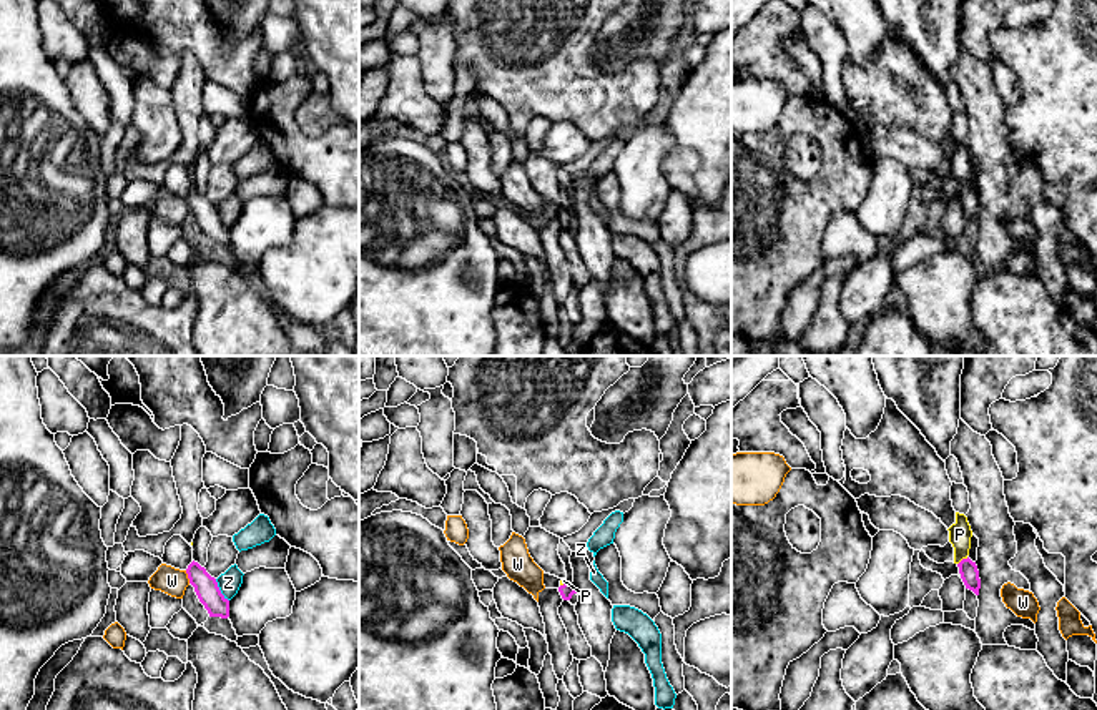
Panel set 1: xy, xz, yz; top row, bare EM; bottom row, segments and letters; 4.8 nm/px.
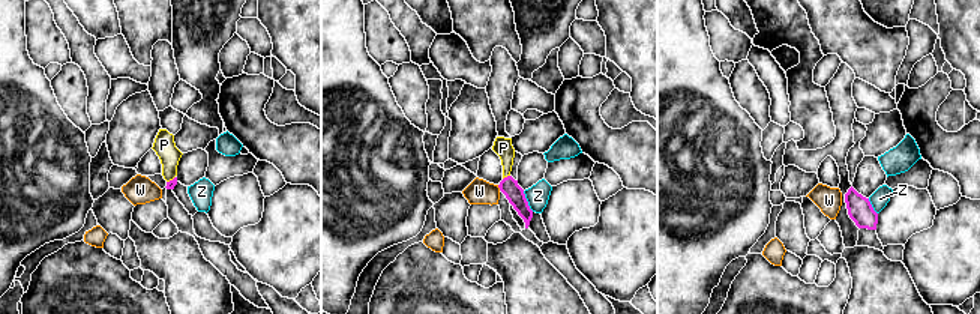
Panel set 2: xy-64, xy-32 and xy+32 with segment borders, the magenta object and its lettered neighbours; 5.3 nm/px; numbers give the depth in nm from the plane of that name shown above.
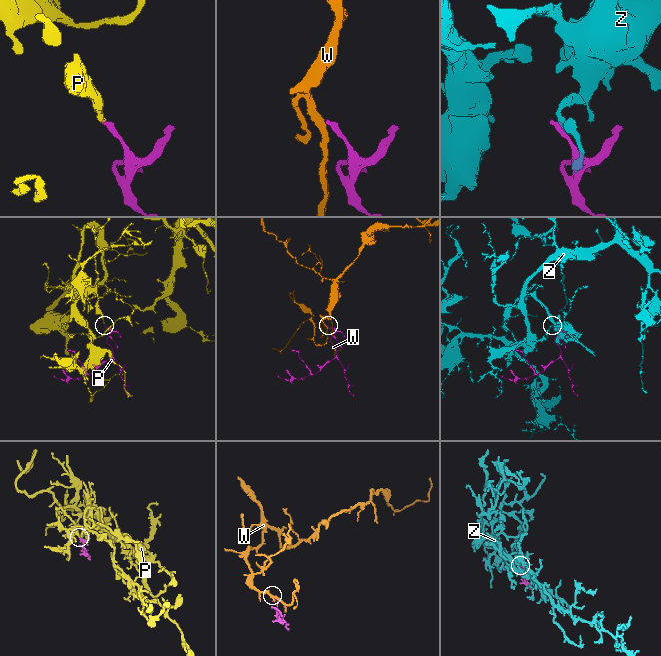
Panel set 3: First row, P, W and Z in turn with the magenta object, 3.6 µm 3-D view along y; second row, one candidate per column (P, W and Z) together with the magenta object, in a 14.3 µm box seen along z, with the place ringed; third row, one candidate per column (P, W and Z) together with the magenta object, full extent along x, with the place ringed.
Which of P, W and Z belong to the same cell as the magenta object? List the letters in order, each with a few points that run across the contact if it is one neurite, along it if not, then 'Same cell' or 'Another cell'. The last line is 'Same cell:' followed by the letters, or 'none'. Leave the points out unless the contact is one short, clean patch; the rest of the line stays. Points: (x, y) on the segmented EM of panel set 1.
P: Line: yz (968, 569), (963, 559), (959, 534). Same cell
W: Another cell
Z: Another cell
Same cell: P

